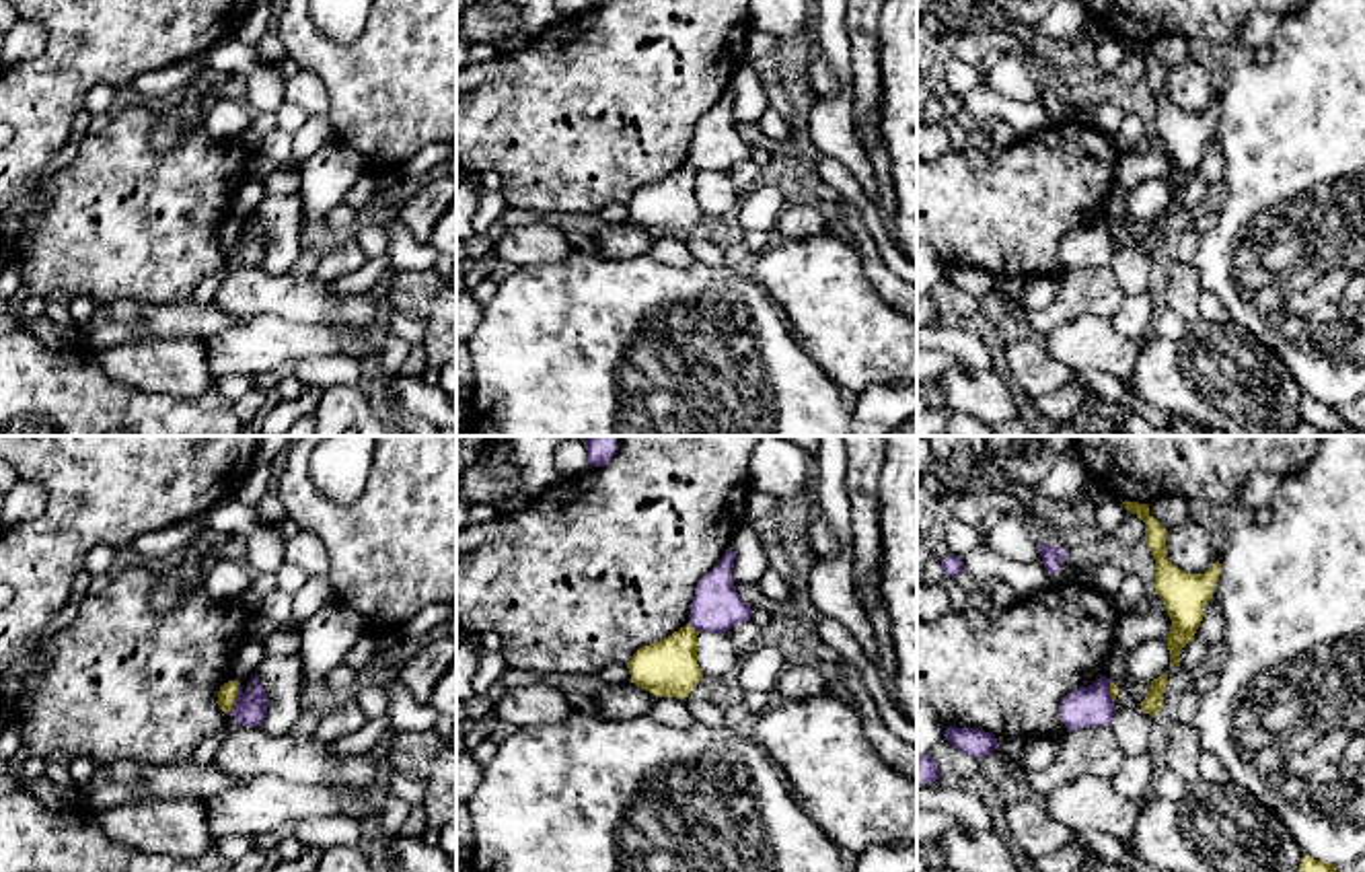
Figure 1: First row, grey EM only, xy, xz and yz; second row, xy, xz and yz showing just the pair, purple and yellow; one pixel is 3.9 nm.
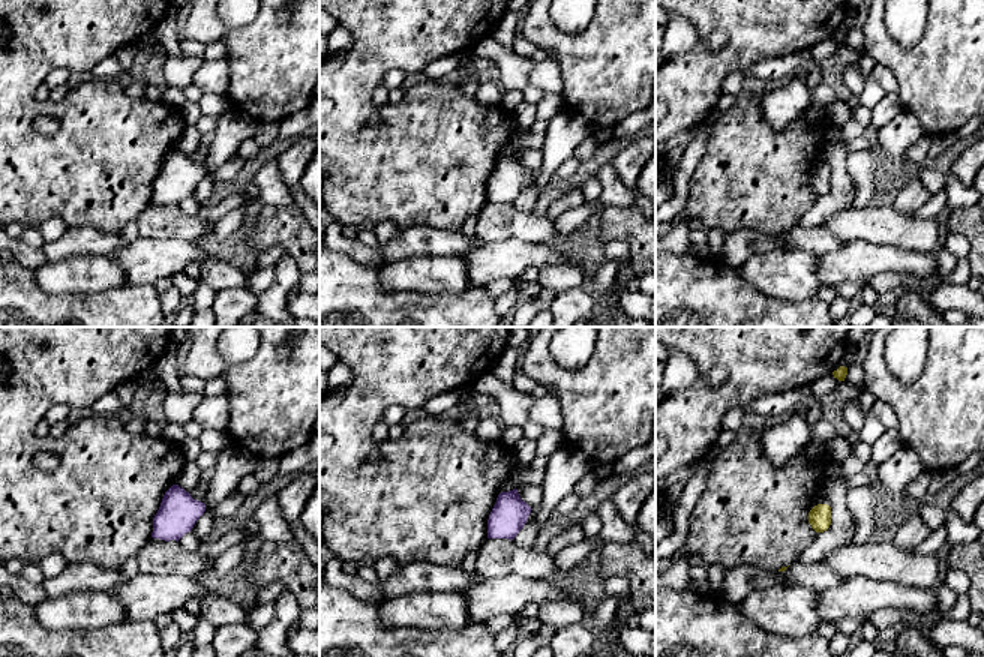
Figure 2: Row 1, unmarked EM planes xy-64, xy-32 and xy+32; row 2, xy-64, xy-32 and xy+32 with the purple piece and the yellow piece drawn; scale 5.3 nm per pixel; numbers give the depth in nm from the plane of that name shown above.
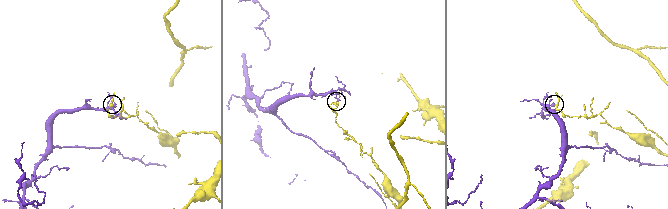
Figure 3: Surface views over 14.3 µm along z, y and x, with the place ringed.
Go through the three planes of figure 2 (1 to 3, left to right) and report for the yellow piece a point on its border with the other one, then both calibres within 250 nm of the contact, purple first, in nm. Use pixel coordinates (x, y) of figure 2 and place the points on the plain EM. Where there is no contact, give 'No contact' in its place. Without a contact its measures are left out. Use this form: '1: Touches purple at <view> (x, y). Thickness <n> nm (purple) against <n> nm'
1: No contact
2: No contact
3: No contact

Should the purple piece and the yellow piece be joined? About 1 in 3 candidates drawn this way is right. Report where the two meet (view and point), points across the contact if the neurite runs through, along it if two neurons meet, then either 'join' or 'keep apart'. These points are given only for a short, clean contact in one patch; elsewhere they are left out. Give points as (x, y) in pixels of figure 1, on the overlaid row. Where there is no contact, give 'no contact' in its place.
contact xy (237, 700); border xy (239, 685), (239, 696), (227, 714); keep apart

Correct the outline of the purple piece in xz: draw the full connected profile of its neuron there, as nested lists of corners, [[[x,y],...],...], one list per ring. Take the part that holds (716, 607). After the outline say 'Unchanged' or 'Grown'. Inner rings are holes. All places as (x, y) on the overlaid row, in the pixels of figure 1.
[[[728,547],[717,566],[699,580],[689,613],[689,625],[697,631],[726,633],[750,621],[750,605],[736,592],[732,566],[734,551]]]. Unchanged

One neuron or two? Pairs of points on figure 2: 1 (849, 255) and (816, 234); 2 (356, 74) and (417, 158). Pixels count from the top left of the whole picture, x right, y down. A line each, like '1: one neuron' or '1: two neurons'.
1: two neurons
2: one neuron

